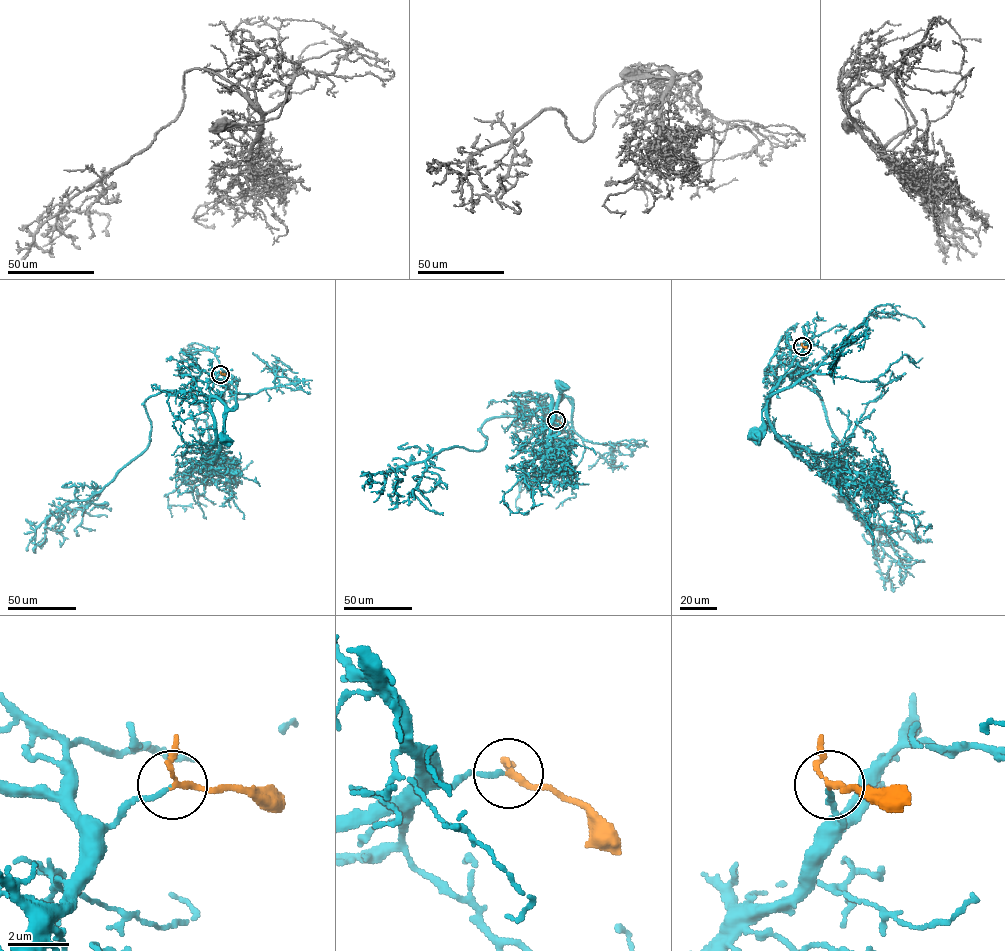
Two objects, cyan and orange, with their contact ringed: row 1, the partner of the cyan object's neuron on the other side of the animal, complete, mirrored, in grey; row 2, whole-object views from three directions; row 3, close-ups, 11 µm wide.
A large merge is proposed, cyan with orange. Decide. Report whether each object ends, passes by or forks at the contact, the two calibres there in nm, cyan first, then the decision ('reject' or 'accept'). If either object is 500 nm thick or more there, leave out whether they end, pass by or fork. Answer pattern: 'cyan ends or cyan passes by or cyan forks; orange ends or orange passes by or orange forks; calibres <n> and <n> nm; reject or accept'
cyan ends; orange passes by; calibres 150 and 160 nm; accept

